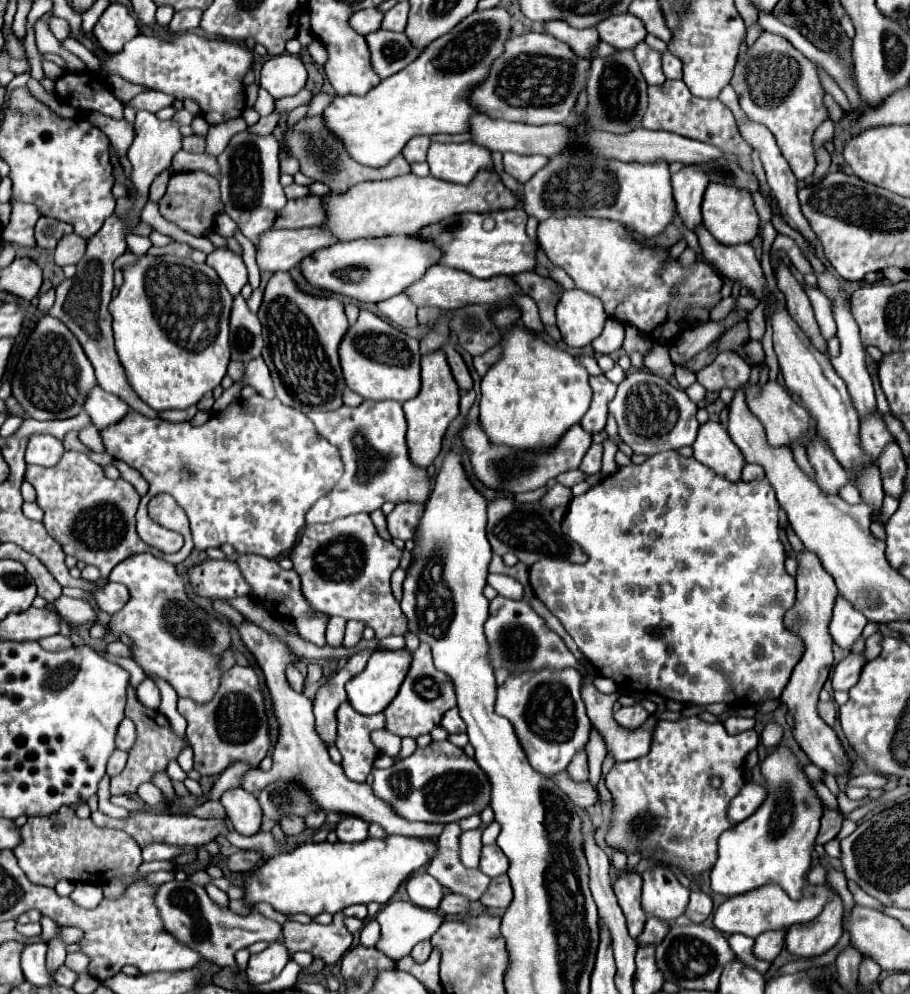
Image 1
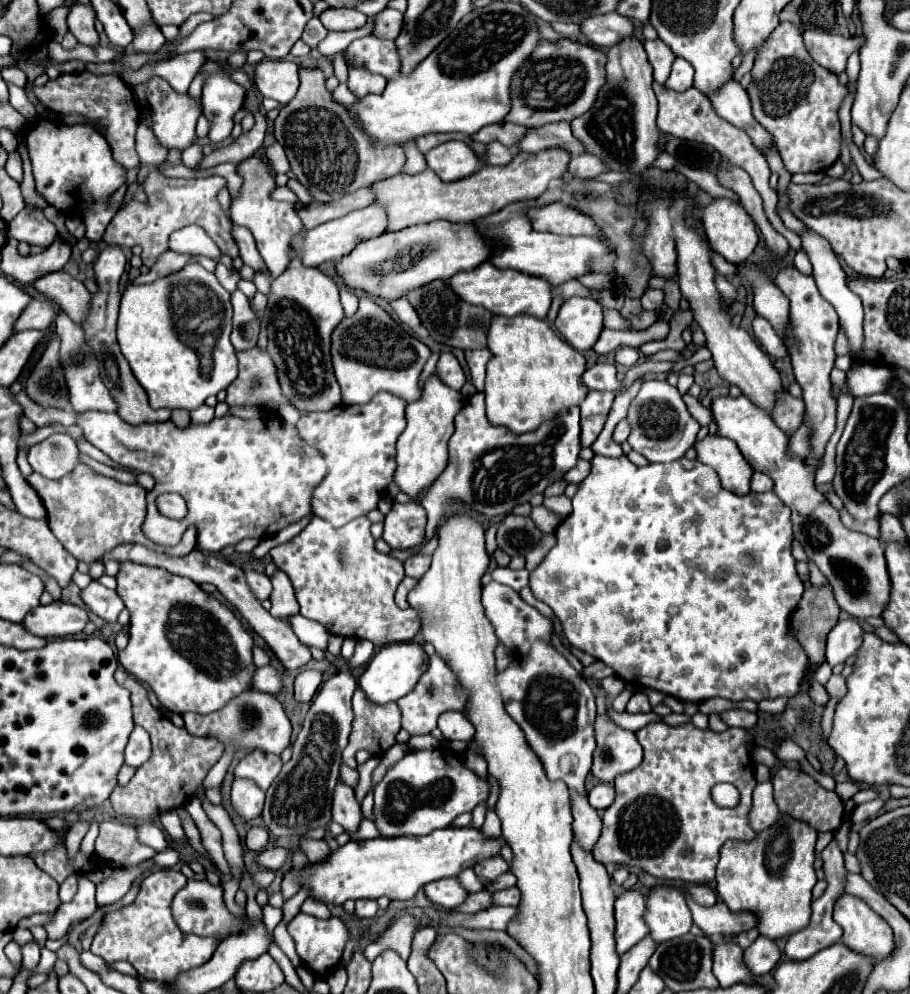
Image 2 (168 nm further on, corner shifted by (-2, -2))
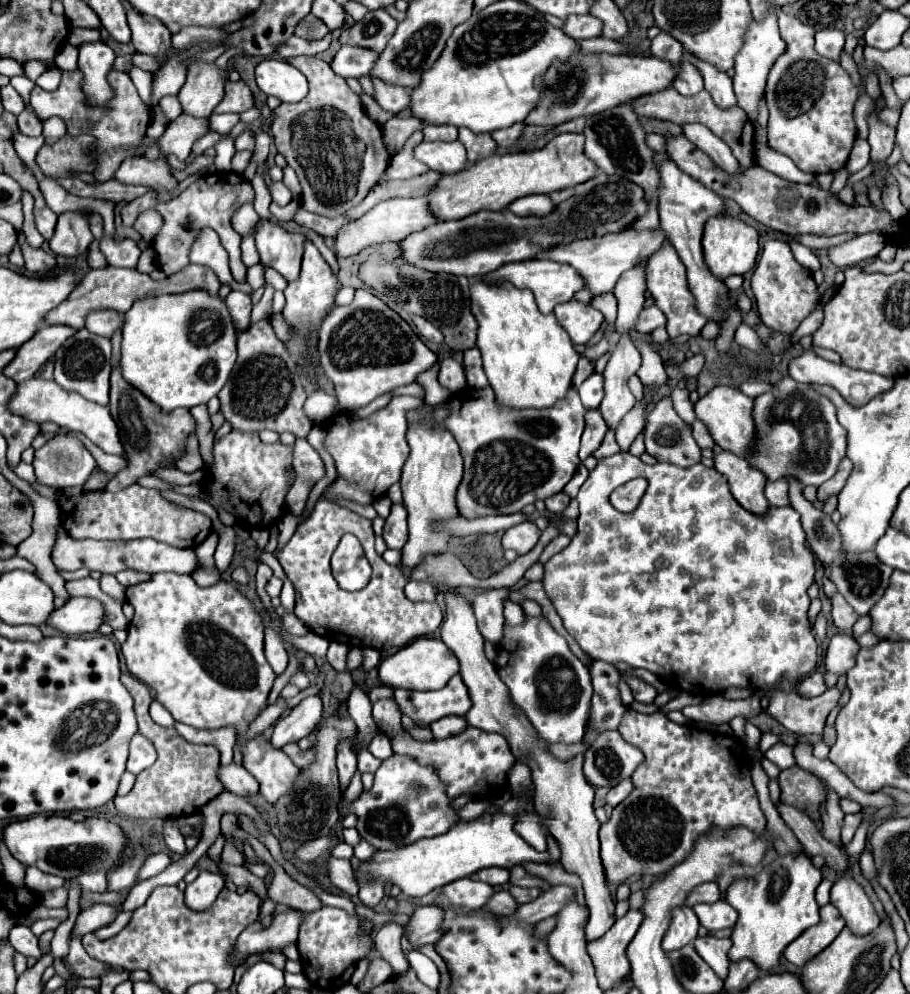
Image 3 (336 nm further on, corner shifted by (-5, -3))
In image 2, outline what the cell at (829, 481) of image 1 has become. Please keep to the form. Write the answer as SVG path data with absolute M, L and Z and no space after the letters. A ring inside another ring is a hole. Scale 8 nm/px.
M781 267L771 277L775 279L775 285L791 301L791 333L797 337L799 345L797 347L791 345L789 353L791 353L791 363L795 369L795 379L803 389L805 419L807 419L809 435L811 435L811 451L817 459L821 459L825 455L825 445L835 431L837 405L831 403L829 373L831 373L833 361L837 357L835 355L835 339L839 335L839 321L837 321L835 309L817 291L811 275L801 275L795 267Z

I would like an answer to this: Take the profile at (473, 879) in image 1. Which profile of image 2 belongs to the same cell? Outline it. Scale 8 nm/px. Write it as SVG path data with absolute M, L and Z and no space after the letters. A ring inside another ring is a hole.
M507 871L507 873L503 873L499 879L495 879L489 887L485 887L487 891L491 891L491 893L495 893L495 891L501 891L501 889L507 889L507 887L513 887L515 885L515 877L513 877L513 873L511 871Z

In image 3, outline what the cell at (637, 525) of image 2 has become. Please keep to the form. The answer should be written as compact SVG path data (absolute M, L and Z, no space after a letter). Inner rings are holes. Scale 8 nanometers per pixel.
M618 452L614 456L608 456L606 460L598 462L598 466L590 472L588 480L582 484L578 492L580 502L580 516L578 516L578 532L572 538L570 546L552 556L546 562L546 574L544 574L544 588L550 596L552 604L556 606L560 618L564 620L564 628L578 640L580 648L592 656L600 658L604 662L616 664L626 662L634 668L646 668L660 676L662 682L666 682L670 688L688 692L688 694L722 694L722 690L738 686L738 688L750 688L758 690L762 686L776 686L780 690L792 690L794 680L810 674L816 666L816 640L810 634L808 628L808 588L814 584L814 572L816 572L816 560L812 550L806 546L806 536L800 524L800 514L794 508L770 508L768 514L756 516L748 510L744 510L734 496L730 496L730 488L726 478L716 472L714 468L706 468L704 464L694 464L690 468L678 468L674 464L644 464L638 456L632 456L630 452ZM632 478L646 478L648 490L640 502L640 506L630 512L622 514L610 504L610 494L614 488L626 484Z

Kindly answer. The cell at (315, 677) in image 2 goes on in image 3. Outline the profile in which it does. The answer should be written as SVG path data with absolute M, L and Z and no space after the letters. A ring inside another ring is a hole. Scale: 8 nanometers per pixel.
M310 696L302 700L296 708L288 712L288 716L282 716L274 724L274 734L272 734L272 746L274 748L284 748L290 742L298 742L306 736L310 736L322 720L322 700L320 696Z

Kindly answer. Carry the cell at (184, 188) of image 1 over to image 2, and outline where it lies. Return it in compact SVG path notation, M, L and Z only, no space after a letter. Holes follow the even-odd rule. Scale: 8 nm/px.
M151 167L147 179L143 181L143 191L147 191L147 197L149 197L147 203L129 201L123 209L119 209L117 215L113 217L113 221L109 223L103 239L111 245L117 243L119 247L139 245L143 249L143 253L141 253L143 265L151 267L155 263L155 259L163 251L167 251L167 239L173 231L183 229L187 225L199 225L205 229L225 255L237 257L239 251L231 237L233 223L217 201L217 193L221 187L225 187L223 177L207 177L207 179L191 179L191 181L171 179L171 177L157 173L157 169Z

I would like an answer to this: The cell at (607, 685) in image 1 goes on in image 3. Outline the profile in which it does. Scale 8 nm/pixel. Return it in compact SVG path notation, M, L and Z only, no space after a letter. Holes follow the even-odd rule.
M510 600L504 602L504 618L506 618L506 624L520 624L522 622L522 616L524 616L524 612L522 612L520 604L510 602Z

